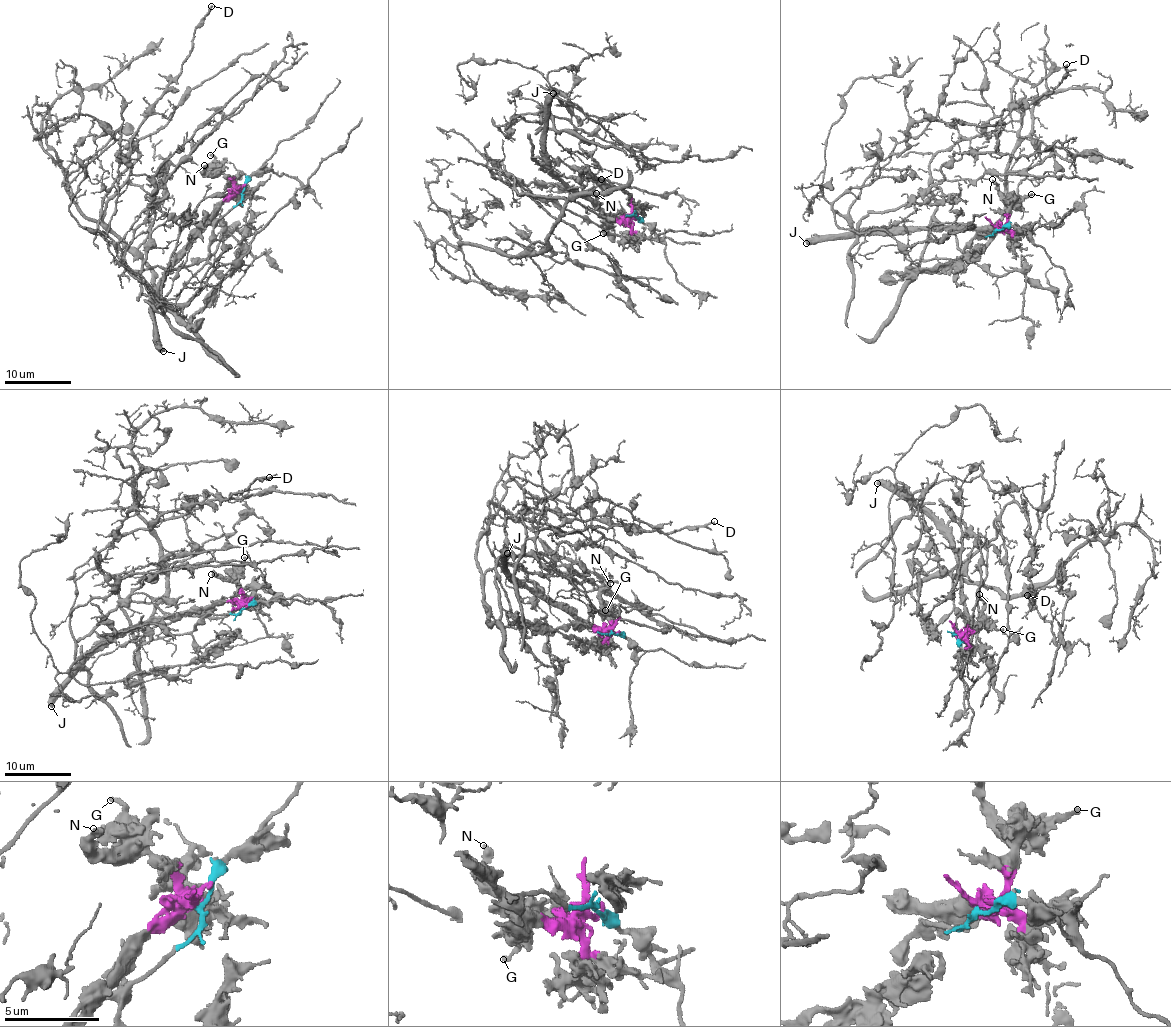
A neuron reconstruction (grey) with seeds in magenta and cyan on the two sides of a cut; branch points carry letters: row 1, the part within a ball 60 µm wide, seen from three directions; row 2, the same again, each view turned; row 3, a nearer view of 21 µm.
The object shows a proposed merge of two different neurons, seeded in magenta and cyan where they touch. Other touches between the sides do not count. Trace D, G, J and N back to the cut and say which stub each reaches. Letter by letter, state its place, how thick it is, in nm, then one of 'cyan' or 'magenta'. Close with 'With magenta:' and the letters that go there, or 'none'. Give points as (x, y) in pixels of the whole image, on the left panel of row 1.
D: place (211, 6); calibre 200 nm; cyan
G: place (210, 155); calibre 180 nm; magenta
J: place (163, 351); calibre 480 nm; magenta
N: place (204, 165); calibre 280 nm; magenta
With magenta: G, J, N

